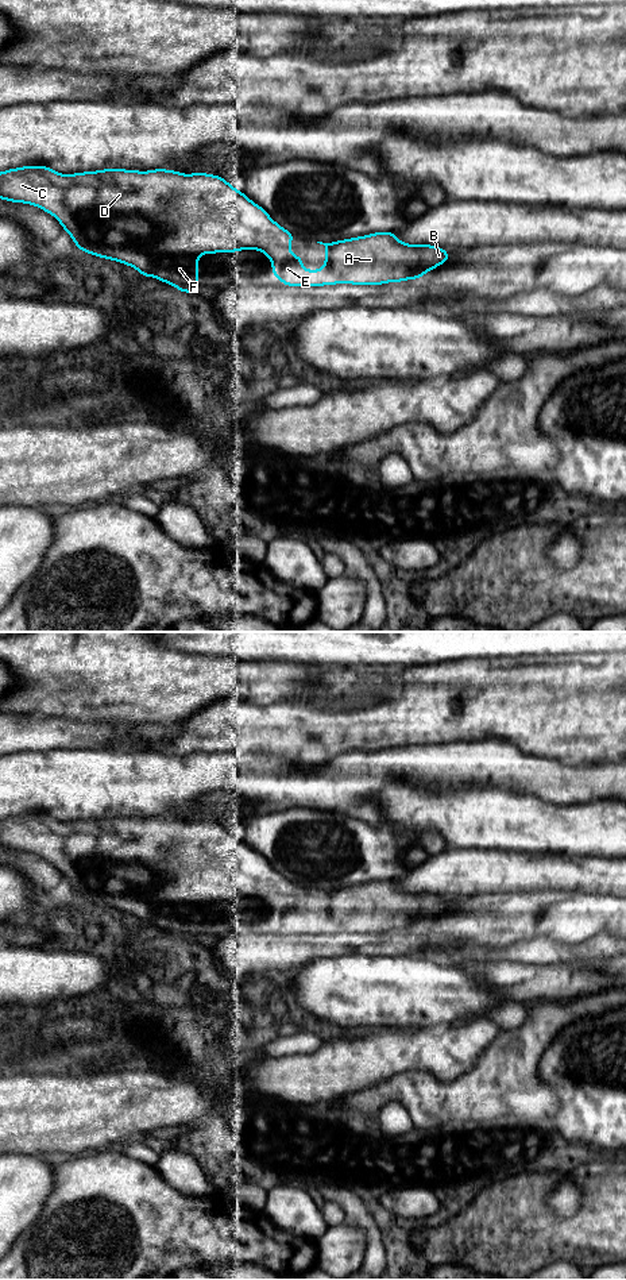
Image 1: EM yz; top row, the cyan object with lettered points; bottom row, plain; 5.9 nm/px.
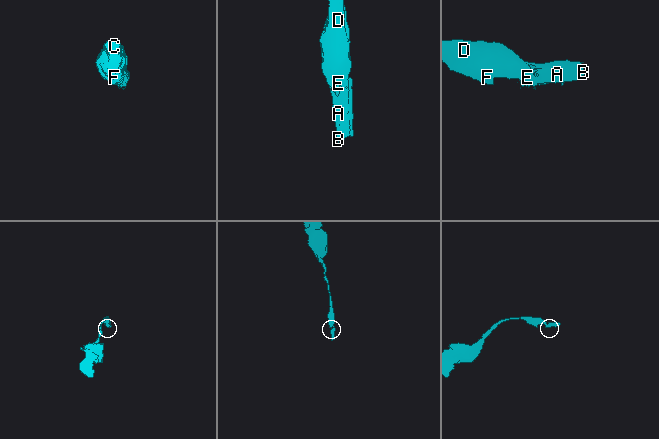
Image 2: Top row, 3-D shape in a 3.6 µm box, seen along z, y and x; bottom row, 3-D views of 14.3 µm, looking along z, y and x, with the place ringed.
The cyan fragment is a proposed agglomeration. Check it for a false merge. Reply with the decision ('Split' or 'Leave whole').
Leave whole

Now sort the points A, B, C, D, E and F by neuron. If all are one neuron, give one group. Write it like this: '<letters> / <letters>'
A B C D E F

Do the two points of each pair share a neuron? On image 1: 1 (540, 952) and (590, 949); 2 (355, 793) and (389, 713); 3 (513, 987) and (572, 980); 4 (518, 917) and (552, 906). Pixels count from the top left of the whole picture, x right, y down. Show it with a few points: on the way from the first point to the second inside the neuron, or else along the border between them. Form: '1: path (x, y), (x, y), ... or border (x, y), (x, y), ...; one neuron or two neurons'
1: path (552, 952), (578, 951); one neuron
2: border (404, 745), (374, 751), (340, 752); two neurons
3: path (528, 983), (557, 980); one neuron
4: path (526, 914), (544, 910); one neuron

